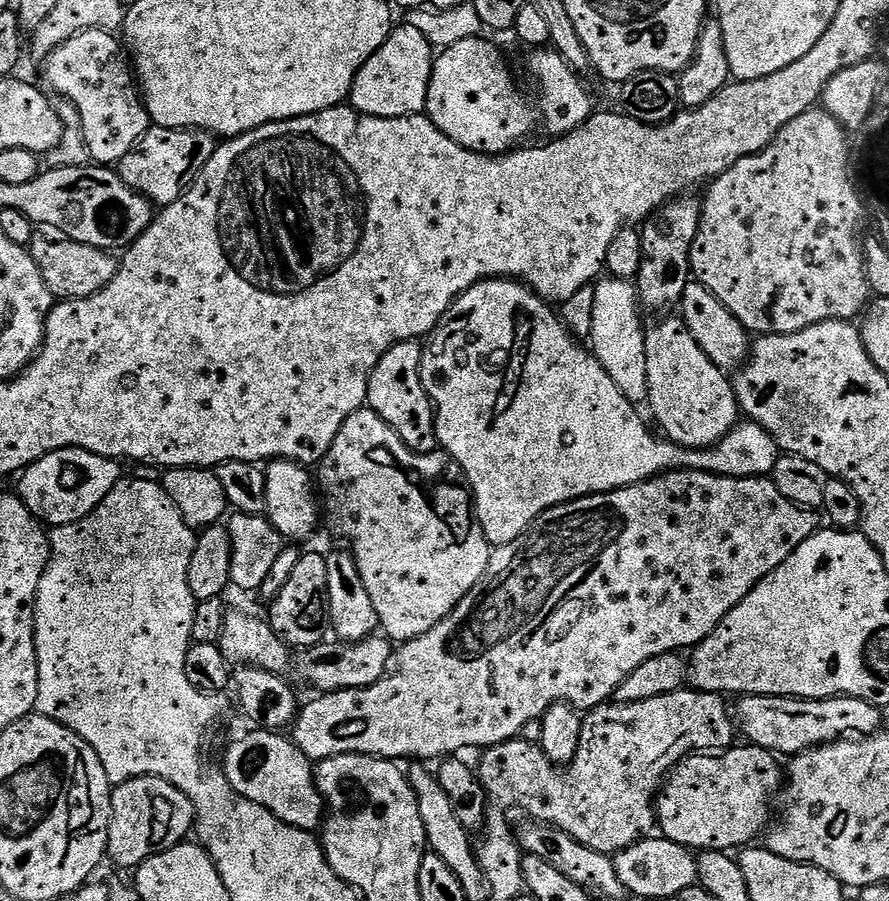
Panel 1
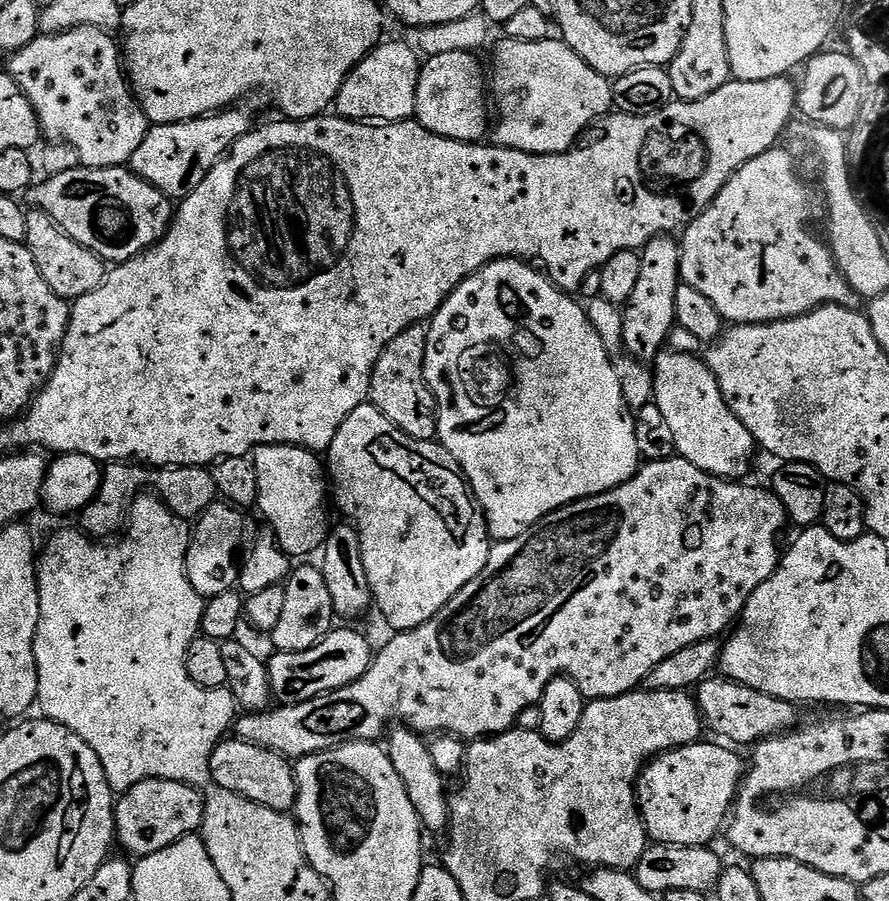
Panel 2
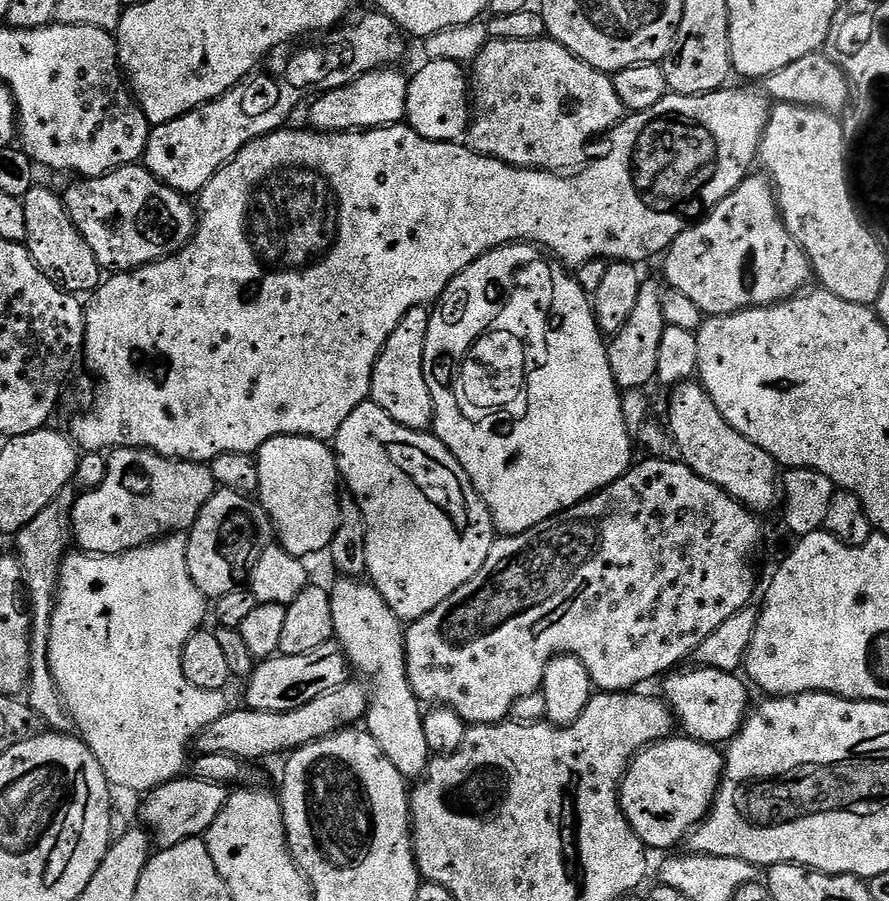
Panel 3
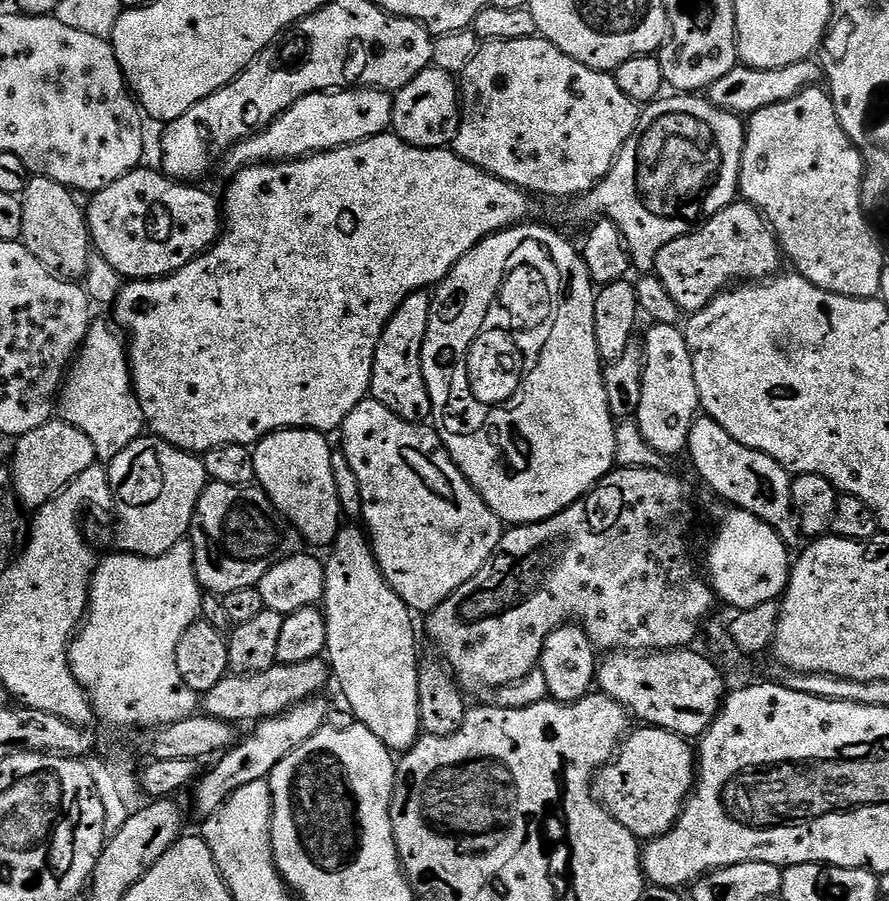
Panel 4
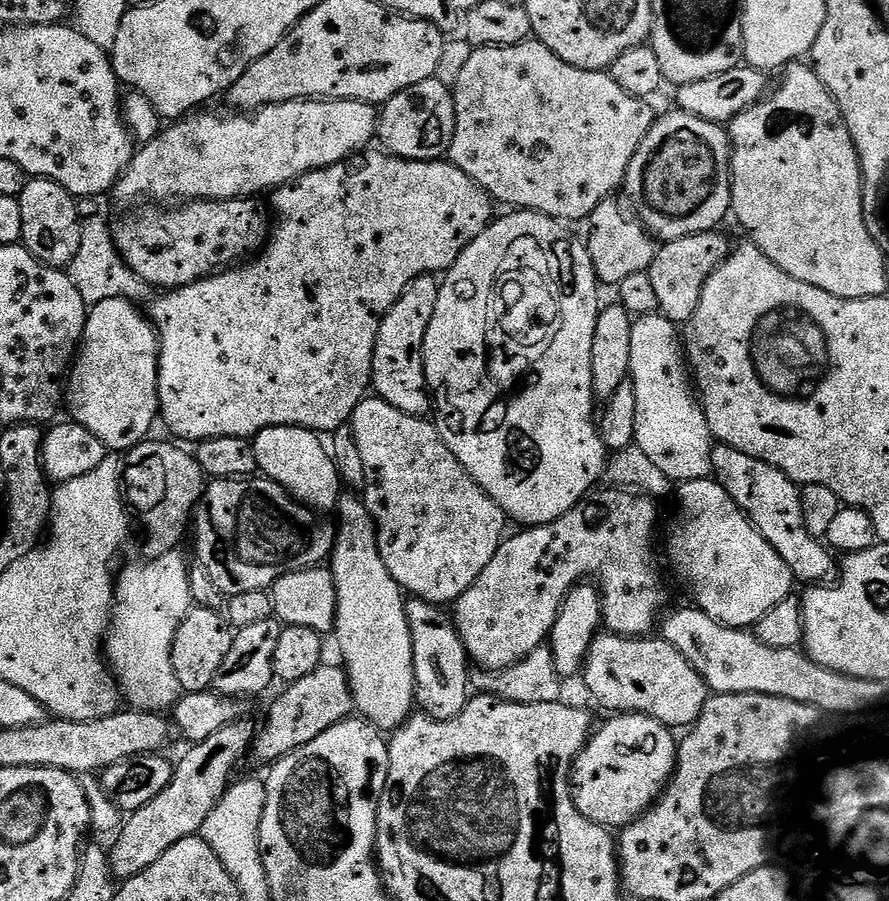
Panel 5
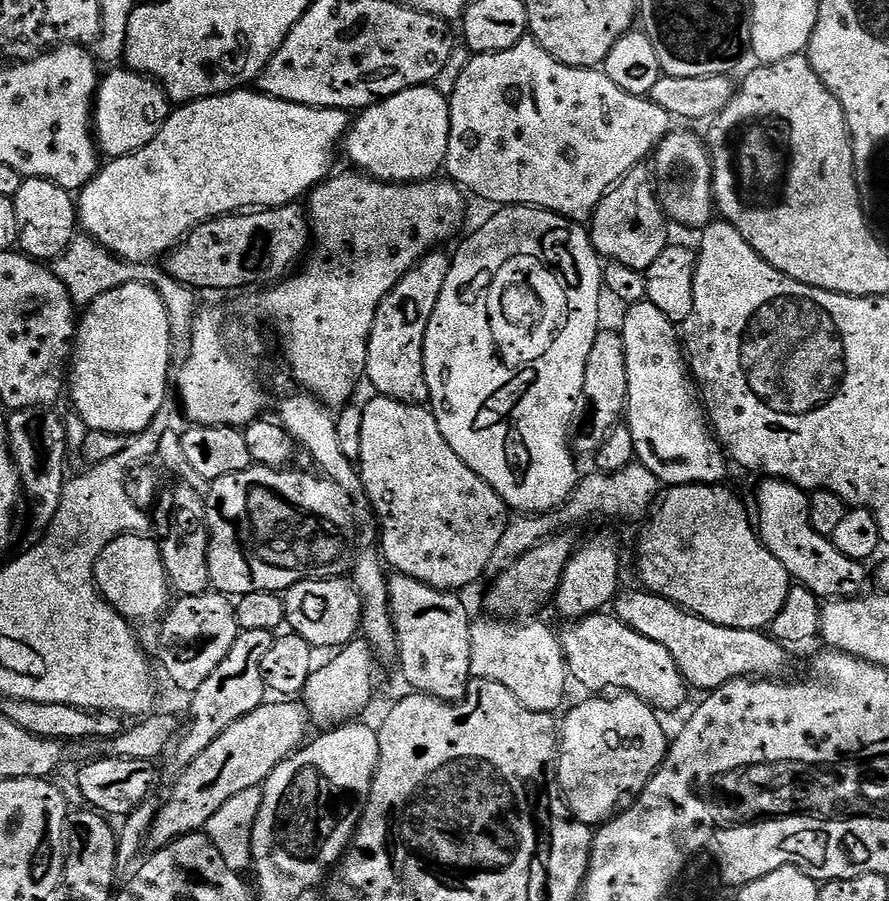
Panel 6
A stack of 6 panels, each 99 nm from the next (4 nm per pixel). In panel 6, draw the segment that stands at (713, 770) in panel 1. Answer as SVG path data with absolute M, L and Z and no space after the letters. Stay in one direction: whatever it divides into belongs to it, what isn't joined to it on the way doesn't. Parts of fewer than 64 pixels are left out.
M627 694L605 696L608 696L605 700L584 700L574 705L558 724L556 782L572 815L589 826L607 824L640 795L653 774L662 766L670 743L670 736L664 733L660 725L661 717L645 700Z

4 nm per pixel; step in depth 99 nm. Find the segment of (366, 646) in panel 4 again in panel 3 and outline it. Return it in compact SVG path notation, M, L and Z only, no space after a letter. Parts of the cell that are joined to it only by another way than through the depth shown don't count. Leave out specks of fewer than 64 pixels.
M340 578L337 581L330 588L335 639L348 655L349 665L372 679L366 731L405 778L419 778L428 769L430 753L426 746L426 733L422 730L422 705L408 681L404 657L405 625L396 617L394 610L386 606L386 598L378 594L371 582L360 578Z

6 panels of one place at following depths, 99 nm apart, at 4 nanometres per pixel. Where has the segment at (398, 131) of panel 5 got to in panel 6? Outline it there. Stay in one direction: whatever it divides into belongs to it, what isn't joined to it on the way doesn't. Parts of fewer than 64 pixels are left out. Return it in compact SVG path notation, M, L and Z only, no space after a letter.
M435 86L411 88L402 90L377 104L371 104L363 109L360 116L351 121L346 145L348 156L353 160L359 171L376 177L377 180L387 180L393 184L411 184L418 180L430 180L437 175L436 171L444 168L446 150L450 142L450 110L449 97L443 96Z

